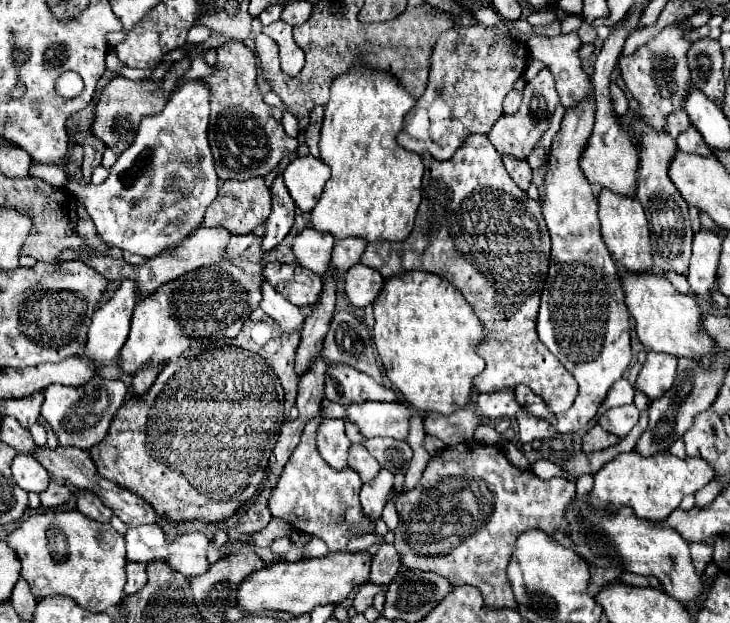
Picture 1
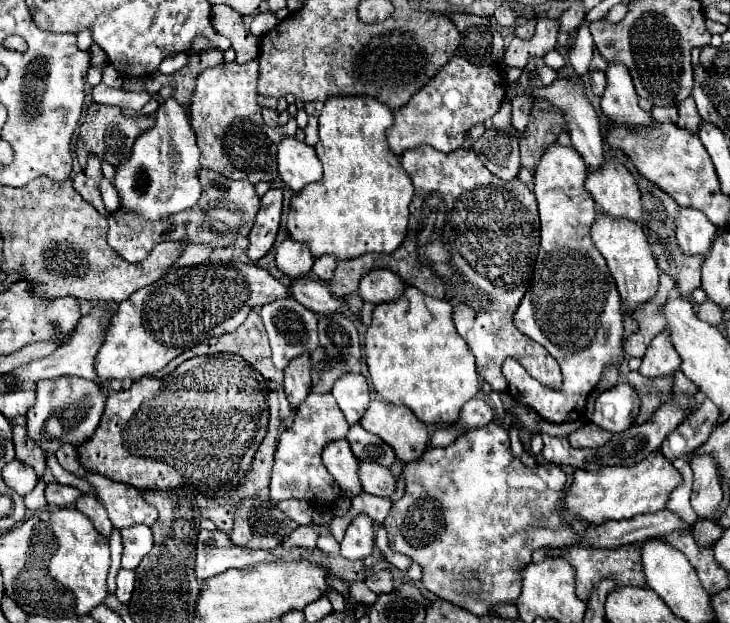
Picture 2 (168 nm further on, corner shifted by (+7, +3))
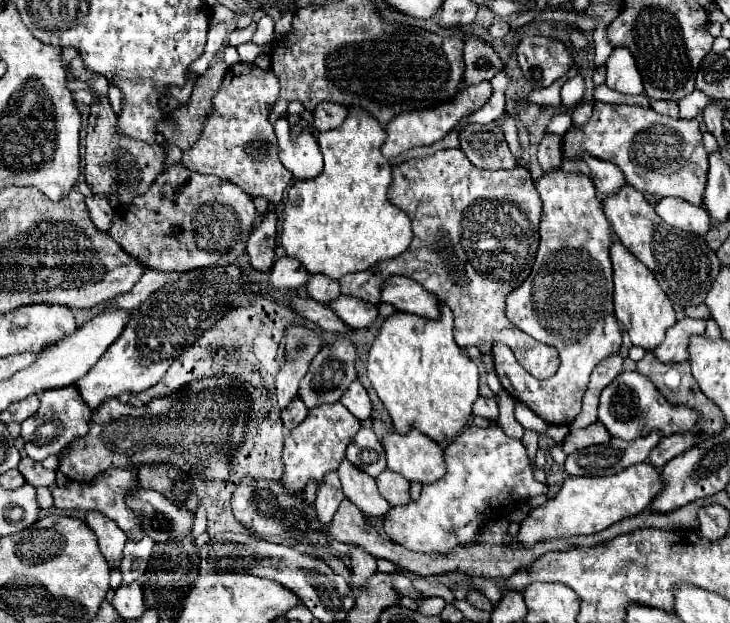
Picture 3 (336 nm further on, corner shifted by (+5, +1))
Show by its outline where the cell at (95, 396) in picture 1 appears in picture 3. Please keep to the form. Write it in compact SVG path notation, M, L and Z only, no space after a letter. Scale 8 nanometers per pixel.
M66 386L44 392L40 396L38 412L22 422L22 438L26 442L26 454L38 462L48 458L50 454L60 454L72 440L86 436L86 432L90 430L90 418L92 410L82 400L78 388Z

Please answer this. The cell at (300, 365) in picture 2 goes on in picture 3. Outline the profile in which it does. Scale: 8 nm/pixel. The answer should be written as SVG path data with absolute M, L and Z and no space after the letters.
M294 396L294 398L290 400L290 404L282 410L282 420L284 420L284 426L286 426L288 430L296 428L296 426L298 426L298 424L306 418L306 414L308 414L306 404L302 402L302 398L300 398L300 396Z

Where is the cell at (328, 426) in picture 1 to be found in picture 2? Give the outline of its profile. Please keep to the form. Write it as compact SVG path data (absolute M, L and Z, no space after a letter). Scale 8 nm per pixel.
M348 440L330 442L322 452L322 460L324 466L330 470L330 474L336 478L344 496L354 498L362 492L358 478L358 460L350 450Z

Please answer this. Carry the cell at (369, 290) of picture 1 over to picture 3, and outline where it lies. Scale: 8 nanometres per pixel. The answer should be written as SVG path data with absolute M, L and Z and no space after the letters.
M390 276L382 284L382 302L392 304L400 312L438 318L438 298L406 276Z

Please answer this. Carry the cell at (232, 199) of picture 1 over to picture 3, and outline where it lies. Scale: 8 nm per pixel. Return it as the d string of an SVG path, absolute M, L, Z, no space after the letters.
M176 164L174 168L166 168L146 194L134 198L128 206L116 208L108 234L148 268L186 272L212 266L238 242L244 242L256 218L258 212L252 196L242 188L230 180L198 174Z

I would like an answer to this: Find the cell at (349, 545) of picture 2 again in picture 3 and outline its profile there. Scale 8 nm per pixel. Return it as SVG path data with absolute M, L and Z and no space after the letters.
M350 544L348 556L352 562L352 584L354 586L366 584L368 578L376 572L376 558L368 554L362 546L356 546L356 544Z

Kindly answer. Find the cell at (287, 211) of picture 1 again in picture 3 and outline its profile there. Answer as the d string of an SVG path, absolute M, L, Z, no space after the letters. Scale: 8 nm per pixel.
M268 210L260 216L256 228L252 230L246 242L250 264L256 270L268 270L274 264L274 248L276 248L276 212Z

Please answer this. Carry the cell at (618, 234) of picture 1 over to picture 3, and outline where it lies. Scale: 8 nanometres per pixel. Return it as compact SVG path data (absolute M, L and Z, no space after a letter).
M620 240L610 244L610 260L614 266L614 314L618 322L624 324L624 330L634 346L654 350L658 344L662 344L666 330L676 324L676 310L654 274L640 264L640 260L628 248L624 248Z

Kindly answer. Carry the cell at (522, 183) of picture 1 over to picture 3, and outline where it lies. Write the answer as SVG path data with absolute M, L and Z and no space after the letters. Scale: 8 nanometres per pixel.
M496 122L466 124L460 130L460 148L468 160L482 170L512 170L516 158L510 152L504 132Z

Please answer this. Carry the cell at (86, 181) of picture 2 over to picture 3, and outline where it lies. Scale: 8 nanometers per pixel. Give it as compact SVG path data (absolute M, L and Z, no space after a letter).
M90 194L90 196L86 198L86 204L88 204L90 216L92 216L94 224L98 226L98 230L104 230L104 232L110 230L114 210L112 210L112 206L108 204L108 198L106 198L106 196L98 196L98 194Z

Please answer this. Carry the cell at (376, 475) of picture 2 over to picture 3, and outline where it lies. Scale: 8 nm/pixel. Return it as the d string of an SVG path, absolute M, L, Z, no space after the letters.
M384 470L376 478L376 484L378 484L378 492L382 494L382 498L386 498L390 502L390 506L400 506L400 504L410 502L410 496L408 496L410 482L404 476L400 476L392 470Z

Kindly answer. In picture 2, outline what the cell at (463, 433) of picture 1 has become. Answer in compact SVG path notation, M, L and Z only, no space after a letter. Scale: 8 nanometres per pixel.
M472 398L470 402L464 404L458 422L462 422L466 426L466 430L472 430L472 428L478 428L478 426L492 422L492 418L494 418L492 406L486 400Z

